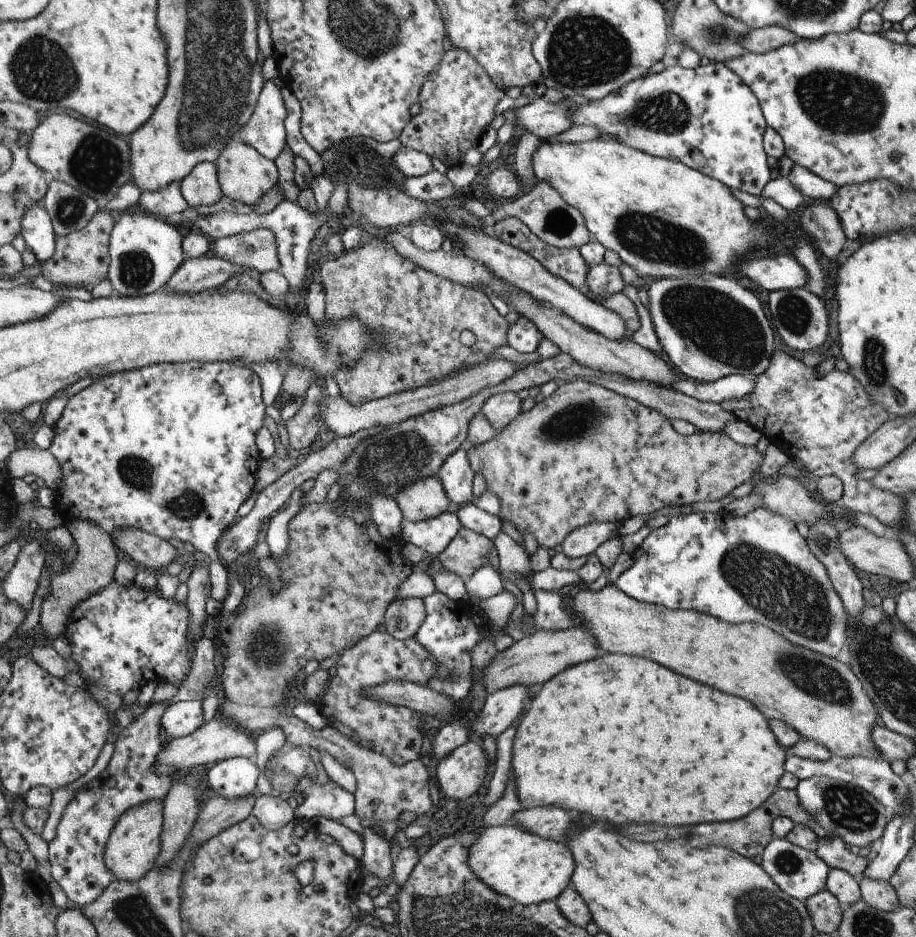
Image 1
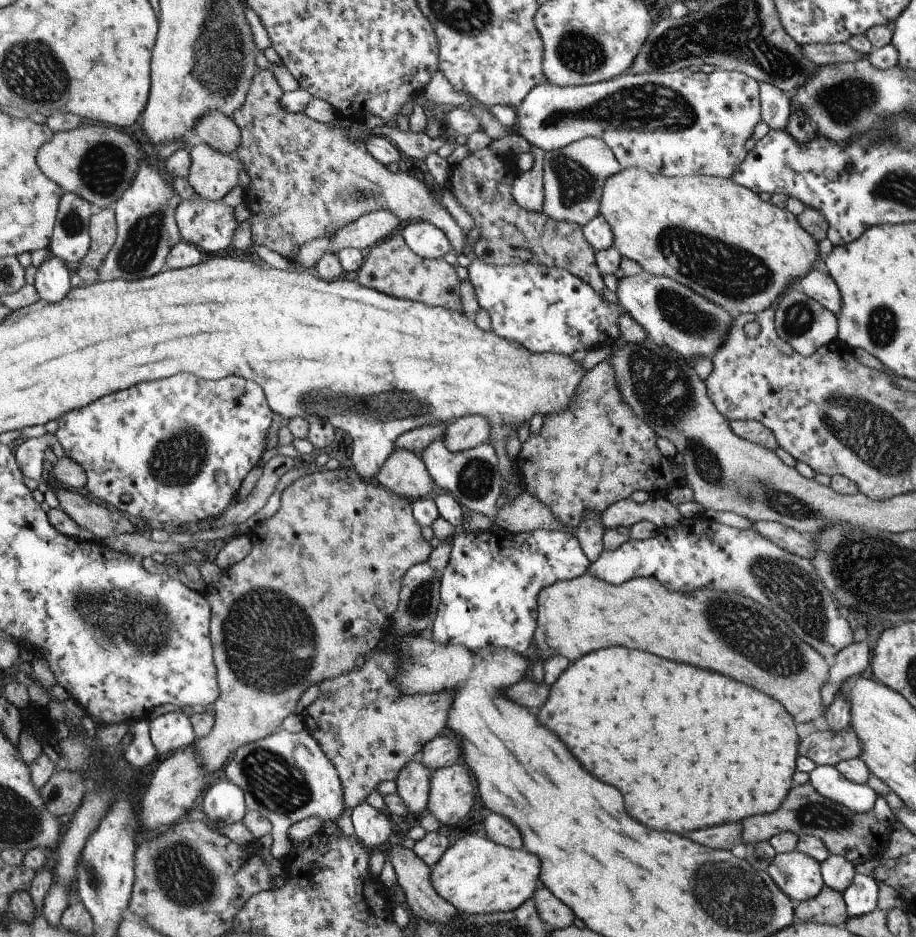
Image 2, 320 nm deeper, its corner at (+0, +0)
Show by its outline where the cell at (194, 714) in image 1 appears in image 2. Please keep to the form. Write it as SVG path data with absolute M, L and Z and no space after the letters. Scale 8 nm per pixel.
M177 709L156 712L149 724L151 740L158 754L170 754L192 745L197 739L191 718Z

